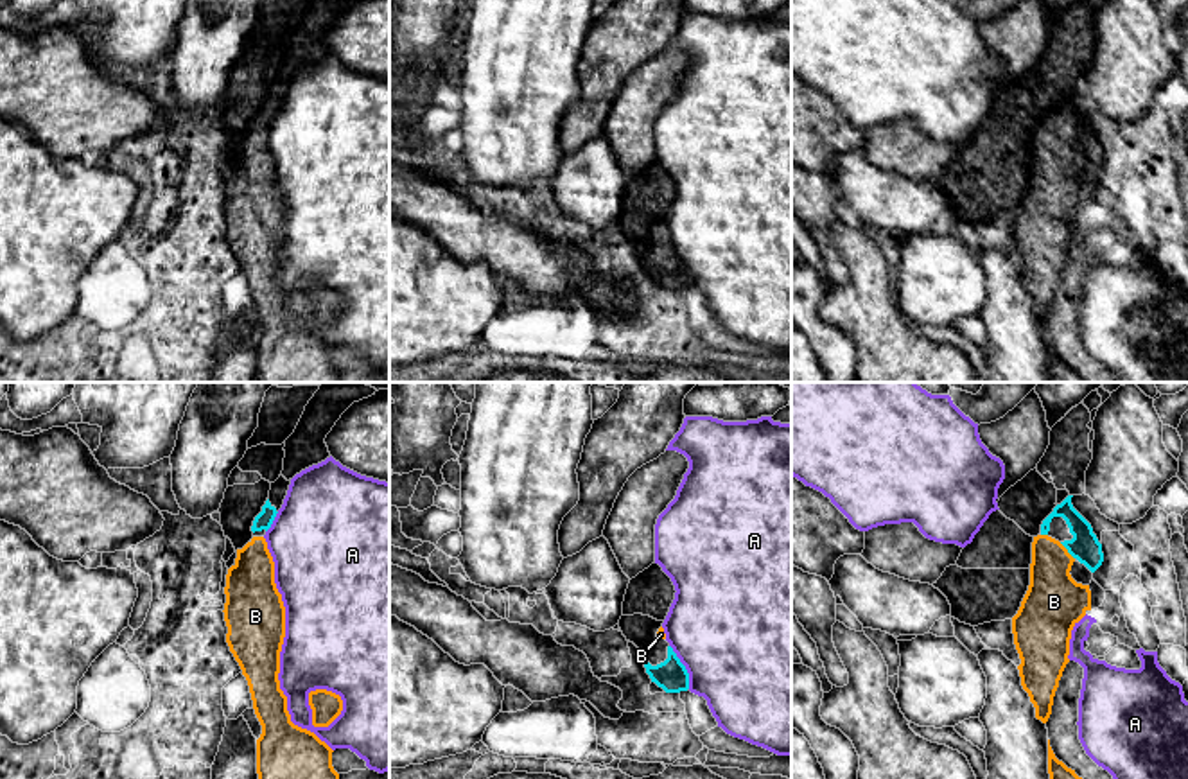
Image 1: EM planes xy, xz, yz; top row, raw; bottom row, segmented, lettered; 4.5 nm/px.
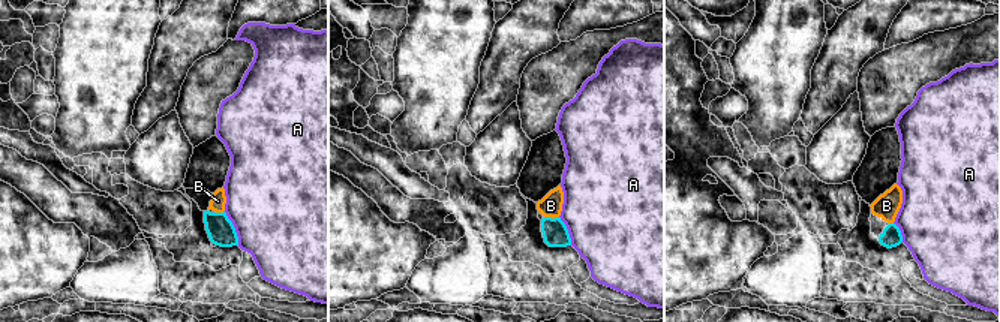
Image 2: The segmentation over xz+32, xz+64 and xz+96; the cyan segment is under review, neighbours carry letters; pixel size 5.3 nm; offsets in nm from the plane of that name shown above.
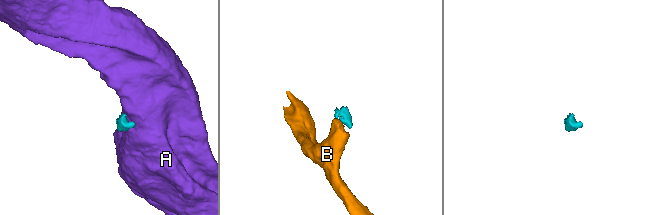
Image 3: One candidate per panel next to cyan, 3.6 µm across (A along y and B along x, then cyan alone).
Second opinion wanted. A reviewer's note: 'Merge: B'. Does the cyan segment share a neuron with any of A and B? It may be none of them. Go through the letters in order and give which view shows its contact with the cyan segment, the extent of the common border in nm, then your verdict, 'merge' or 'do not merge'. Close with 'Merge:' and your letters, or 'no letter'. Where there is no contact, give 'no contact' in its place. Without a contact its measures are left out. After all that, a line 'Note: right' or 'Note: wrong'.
A: xz | 220 nm | do not merge
B: yz | 100 nm | merge
Merge: B
Note: right

